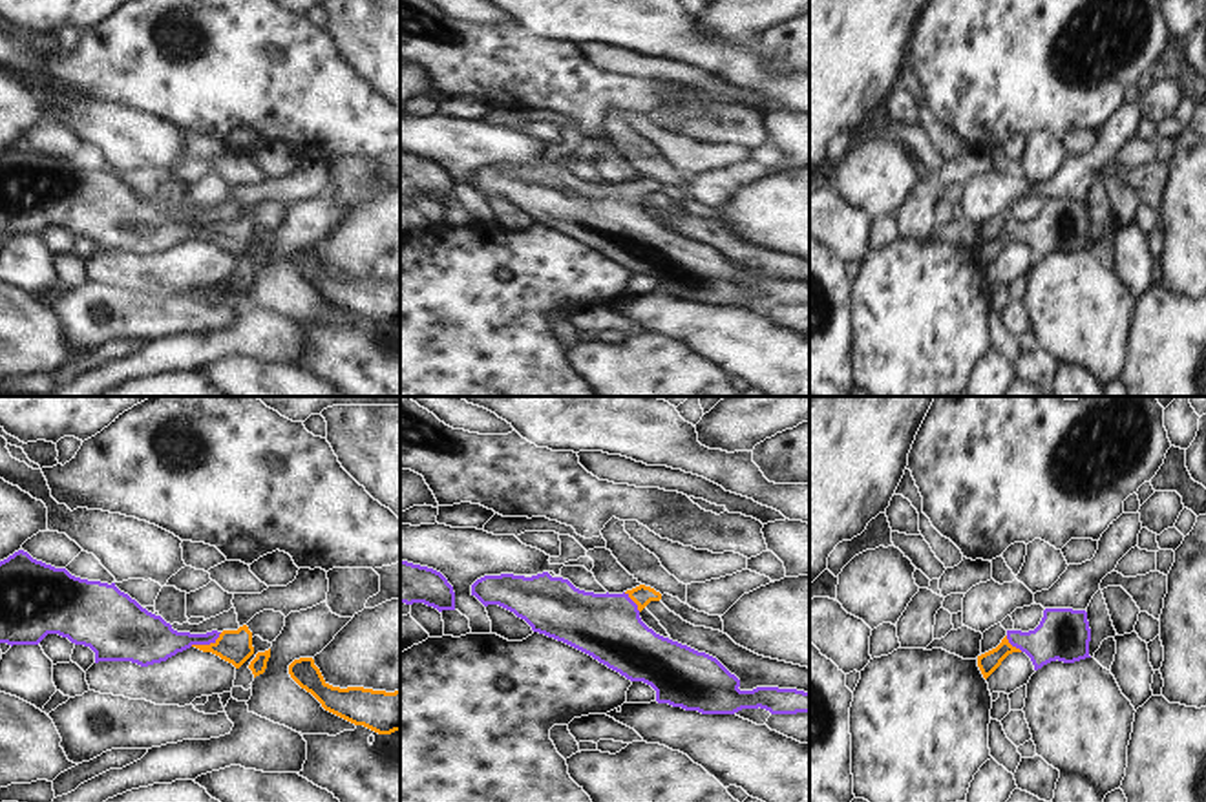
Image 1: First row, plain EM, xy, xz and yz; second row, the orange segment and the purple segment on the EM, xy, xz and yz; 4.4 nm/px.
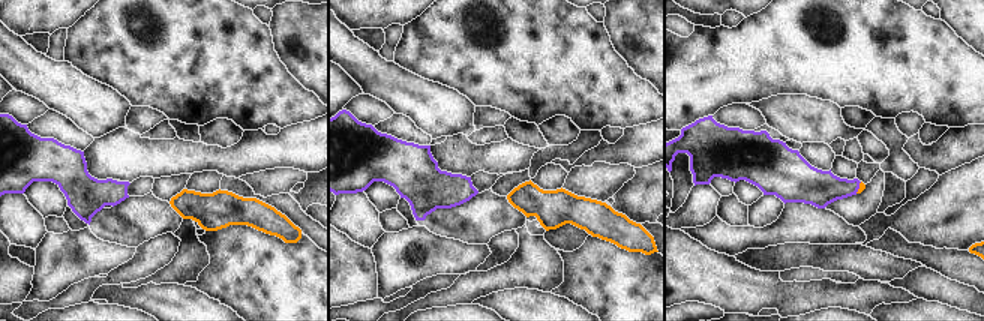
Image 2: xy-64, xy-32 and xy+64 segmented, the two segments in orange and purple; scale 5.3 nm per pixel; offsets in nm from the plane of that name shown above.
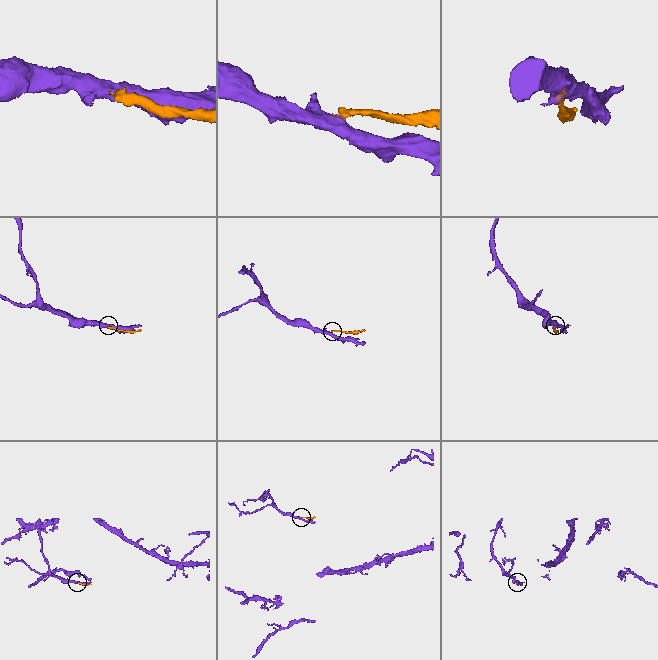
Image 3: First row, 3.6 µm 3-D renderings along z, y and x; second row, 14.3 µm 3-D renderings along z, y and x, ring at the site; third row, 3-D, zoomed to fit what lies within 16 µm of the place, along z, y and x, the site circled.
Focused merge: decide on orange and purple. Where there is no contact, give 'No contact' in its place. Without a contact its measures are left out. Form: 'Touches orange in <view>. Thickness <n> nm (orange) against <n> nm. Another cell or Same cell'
Touches orange in xy. Thickness 140 nm (orange) against 220 nm. Same cell.

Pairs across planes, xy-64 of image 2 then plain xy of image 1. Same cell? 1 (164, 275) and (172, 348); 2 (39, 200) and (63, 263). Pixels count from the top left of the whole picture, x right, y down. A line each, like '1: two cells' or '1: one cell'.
1: one cell
2: two cells

